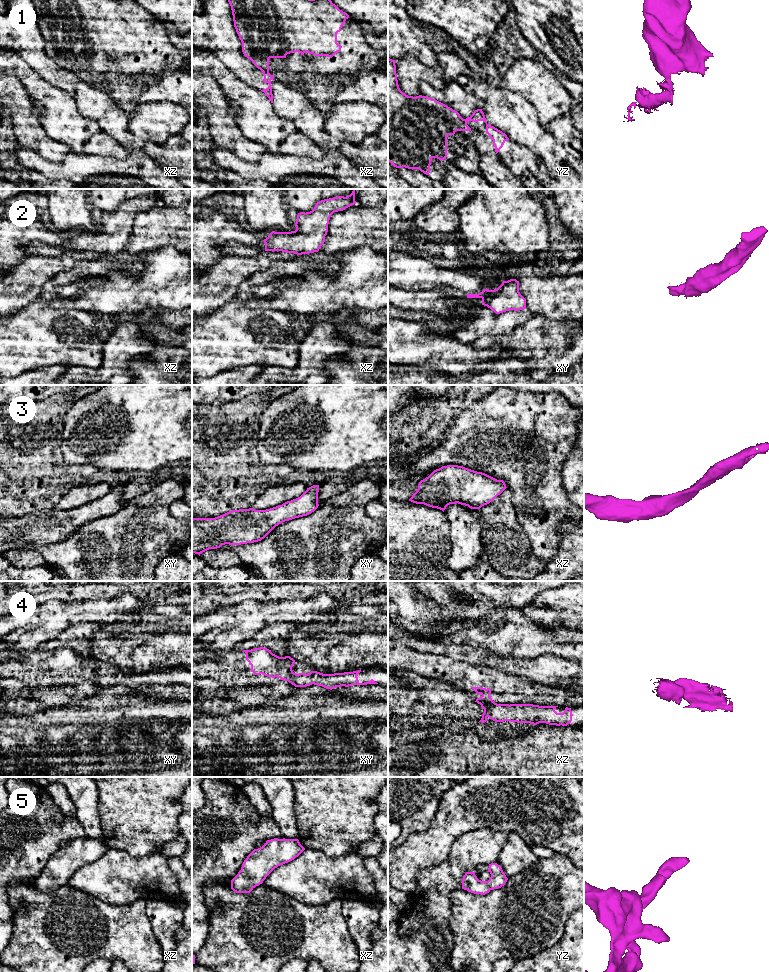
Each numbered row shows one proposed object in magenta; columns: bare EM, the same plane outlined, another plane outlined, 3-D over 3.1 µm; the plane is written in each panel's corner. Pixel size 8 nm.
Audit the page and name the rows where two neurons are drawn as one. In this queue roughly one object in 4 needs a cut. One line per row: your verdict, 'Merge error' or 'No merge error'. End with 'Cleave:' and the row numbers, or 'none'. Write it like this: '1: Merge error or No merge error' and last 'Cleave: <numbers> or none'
1: Merge error
2: No merge error
3: No merge error
4: No merge error
5: No merge error
Cleave: 1

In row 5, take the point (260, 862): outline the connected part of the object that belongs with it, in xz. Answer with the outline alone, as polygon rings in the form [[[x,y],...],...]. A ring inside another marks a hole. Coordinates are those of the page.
[[[298,839],[267,840],[244,860],[241,870],[231,880],[231,889],[236,893],[250,893],[275,868],[294,860],[304,850]]]

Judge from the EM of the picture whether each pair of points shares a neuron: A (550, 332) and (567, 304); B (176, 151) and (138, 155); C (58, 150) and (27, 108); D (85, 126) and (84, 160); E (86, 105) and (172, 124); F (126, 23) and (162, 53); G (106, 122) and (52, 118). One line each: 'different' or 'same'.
A: different
B: different
C: same
D: different
E: different
F: same
G: different

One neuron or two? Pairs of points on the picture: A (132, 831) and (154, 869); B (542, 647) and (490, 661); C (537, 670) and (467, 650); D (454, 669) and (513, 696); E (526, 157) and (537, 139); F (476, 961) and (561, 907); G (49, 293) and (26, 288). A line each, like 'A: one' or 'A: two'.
A: two
B: two
C: one
D: one
E: two
F: one
G: two

